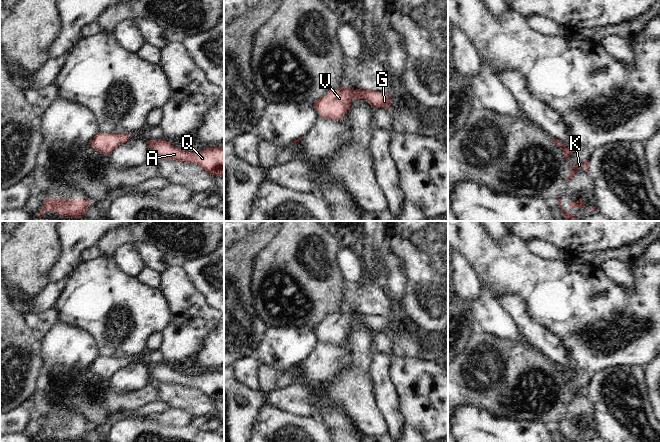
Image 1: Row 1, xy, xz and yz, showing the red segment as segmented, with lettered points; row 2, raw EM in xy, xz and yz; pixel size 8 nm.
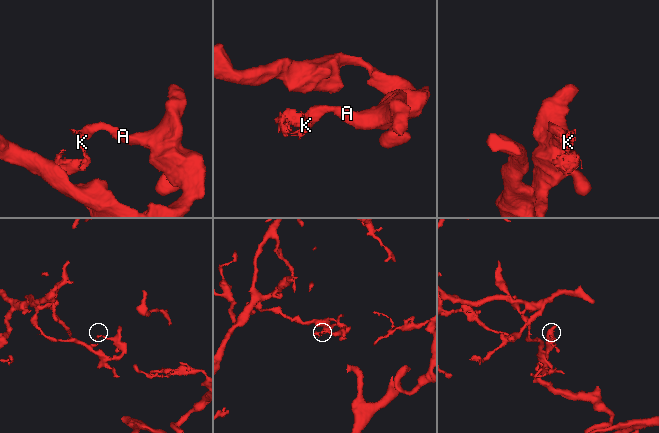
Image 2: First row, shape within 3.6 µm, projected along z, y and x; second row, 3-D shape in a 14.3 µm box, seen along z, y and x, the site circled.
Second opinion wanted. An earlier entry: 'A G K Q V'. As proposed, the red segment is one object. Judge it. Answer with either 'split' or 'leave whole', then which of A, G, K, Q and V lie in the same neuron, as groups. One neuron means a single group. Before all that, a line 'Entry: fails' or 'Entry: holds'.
Entry: fails
split | A G Q V / K

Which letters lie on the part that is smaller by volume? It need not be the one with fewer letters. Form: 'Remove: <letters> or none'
Remove: K

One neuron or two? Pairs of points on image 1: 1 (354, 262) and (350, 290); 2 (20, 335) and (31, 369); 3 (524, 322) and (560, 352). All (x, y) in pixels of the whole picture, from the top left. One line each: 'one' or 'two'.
1: two
2: one
3: one

